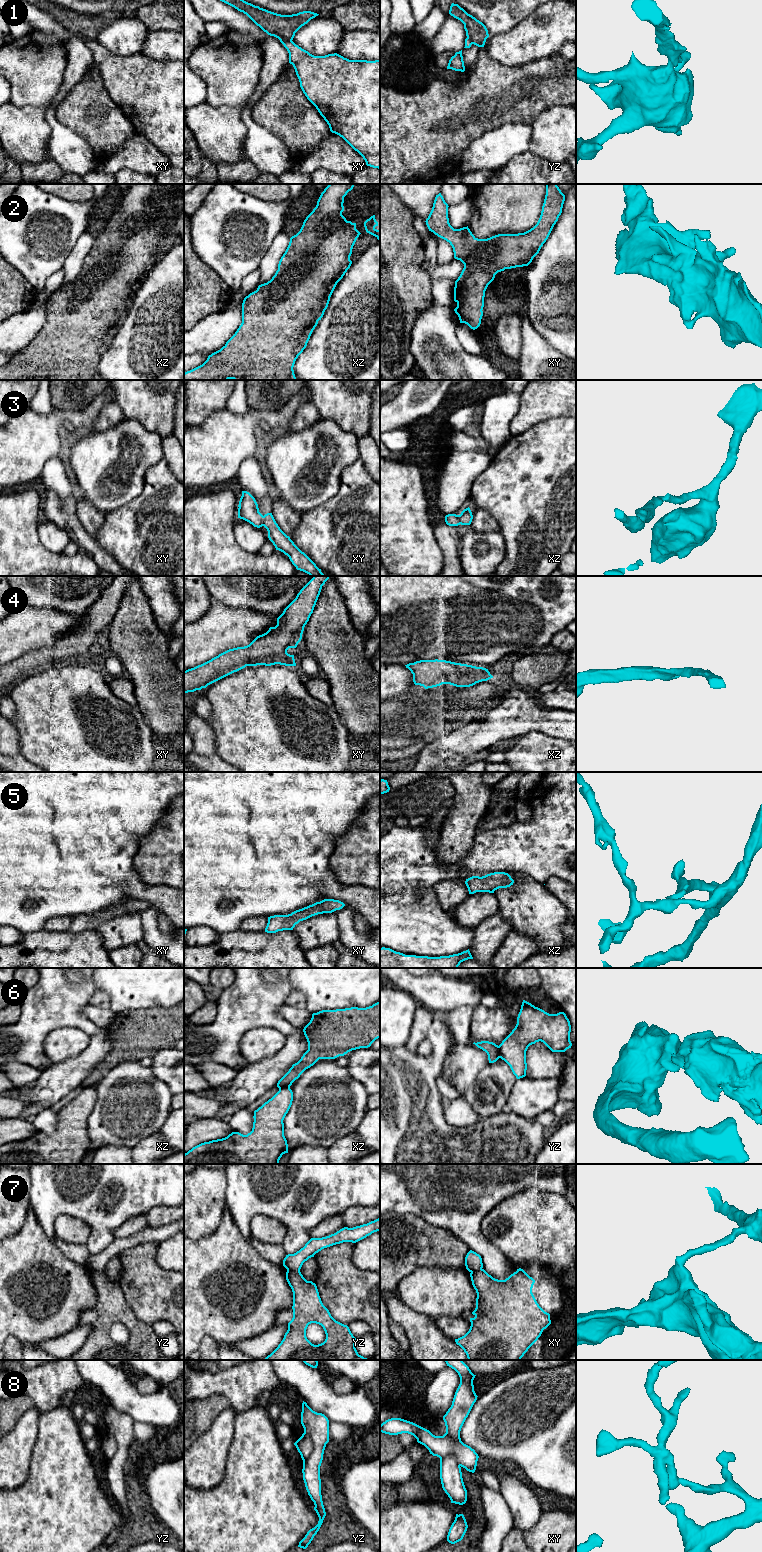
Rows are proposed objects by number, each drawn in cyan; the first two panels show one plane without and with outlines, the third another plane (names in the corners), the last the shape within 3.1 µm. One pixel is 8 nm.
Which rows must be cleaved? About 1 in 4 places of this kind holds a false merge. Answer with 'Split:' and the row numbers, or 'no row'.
Split: 1, 6, 7, 8

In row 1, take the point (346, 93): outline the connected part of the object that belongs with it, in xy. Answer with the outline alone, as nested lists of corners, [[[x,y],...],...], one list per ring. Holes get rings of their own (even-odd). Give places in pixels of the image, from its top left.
[[[280,39],[289,53],[300,87],[329,125],[330,131],[342,137],[365,160],[366,165],[380,169],[380,59],[349,60],[334,53],[314,56],[293,41]]]

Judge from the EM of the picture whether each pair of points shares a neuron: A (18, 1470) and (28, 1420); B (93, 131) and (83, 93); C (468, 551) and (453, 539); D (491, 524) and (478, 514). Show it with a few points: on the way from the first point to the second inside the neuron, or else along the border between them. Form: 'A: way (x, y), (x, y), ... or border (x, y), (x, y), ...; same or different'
A: way (18, 1458), (18, 1443), (25, 1432); same
B: way (93, 122), (93, 116), (86, 109), (85, 102); same
C: border (461, 535), (459, 543), (460, 565); different
D: way (488, 523), (481, 517); same

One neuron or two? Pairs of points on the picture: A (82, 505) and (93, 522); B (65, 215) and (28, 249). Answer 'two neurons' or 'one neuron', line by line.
A: one neuron
B: one neuron

